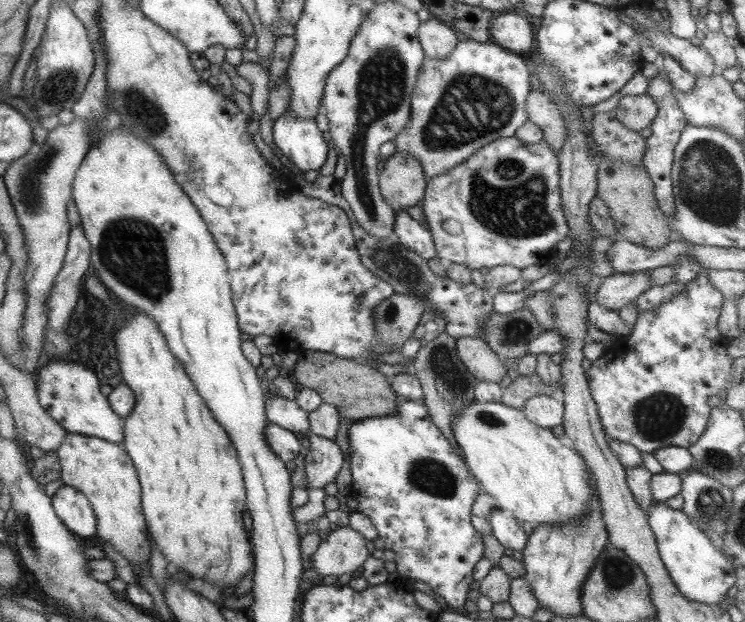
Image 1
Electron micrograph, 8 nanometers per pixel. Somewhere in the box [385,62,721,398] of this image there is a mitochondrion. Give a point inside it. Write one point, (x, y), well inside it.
(513, 202)

